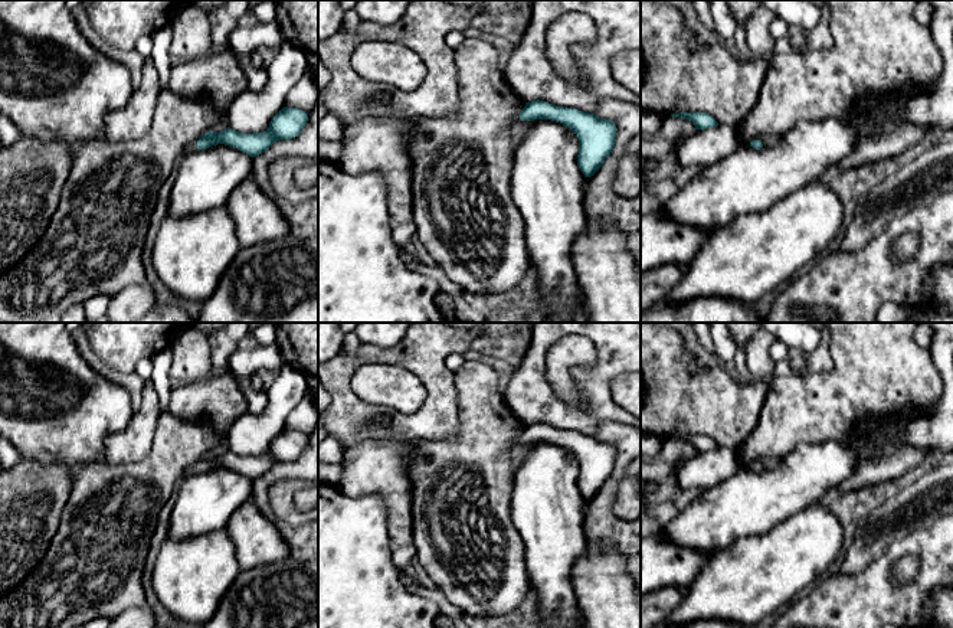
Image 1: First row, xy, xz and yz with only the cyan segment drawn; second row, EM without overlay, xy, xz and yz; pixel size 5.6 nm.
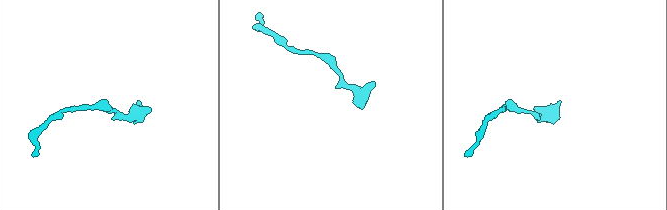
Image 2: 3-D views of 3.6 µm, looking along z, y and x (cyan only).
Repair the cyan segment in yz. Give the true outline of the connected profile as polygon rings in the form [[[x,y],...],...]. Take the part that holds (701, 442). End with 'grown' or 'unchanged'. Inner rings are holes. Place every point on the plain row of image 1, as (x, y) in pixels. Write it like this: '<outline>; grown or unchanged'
[[[679,435],[671,436],[671,439],[679,439],[682,442],[692,444],[695,452],[707,452],[718,448],[718,445],[707,435]]]; unchanged

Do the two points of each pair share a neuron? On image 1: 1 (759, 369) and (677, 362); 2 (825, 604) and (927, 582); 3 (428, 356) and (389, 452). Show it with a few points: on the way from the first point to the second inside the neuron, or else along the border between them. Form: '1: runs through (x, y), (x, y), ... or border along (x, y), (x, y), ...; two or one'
1: border along (766, 379), (755, 380); two
2: runs through (851, 604), (901, 604); one
3: border along (410, 440), (364, 440), (362, 442); two

